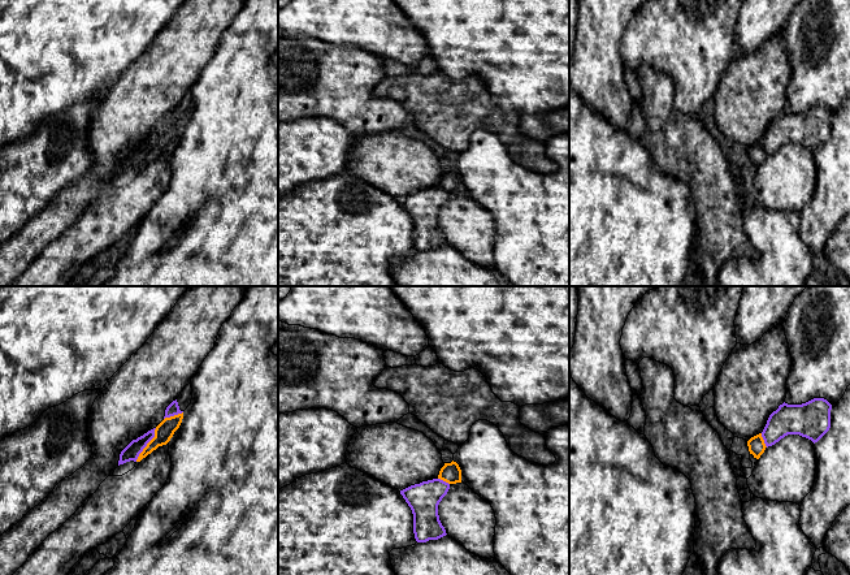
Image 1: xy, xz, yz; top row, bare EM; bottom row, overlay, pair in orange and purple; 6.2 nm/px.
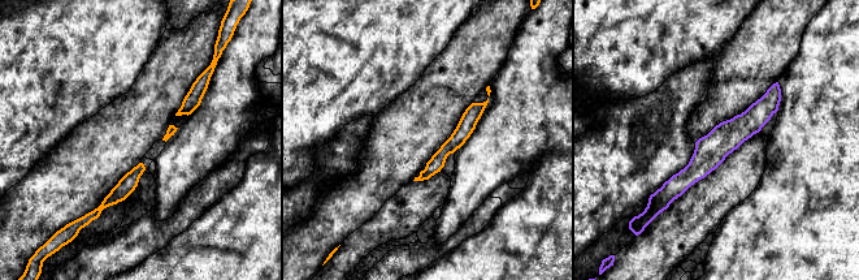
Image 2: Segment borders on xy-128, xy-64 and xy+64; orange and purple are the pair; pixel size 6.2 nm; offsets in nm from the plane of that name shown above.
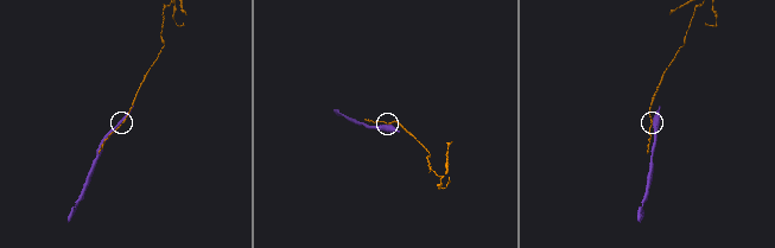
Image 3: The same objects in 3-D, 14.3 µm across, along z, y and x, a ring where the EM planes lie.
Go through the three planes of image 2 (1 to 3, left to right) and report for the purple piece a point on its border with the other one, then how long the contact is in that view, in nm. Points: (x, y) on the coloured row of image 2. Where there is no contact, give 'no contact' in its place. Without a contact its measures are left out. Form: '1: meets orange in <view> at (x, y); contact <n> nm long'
1: no contact
2: no contact
3: no contact

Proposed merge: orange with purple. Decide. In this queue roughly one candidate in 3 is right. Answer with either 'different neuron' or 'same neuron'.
different neuron

